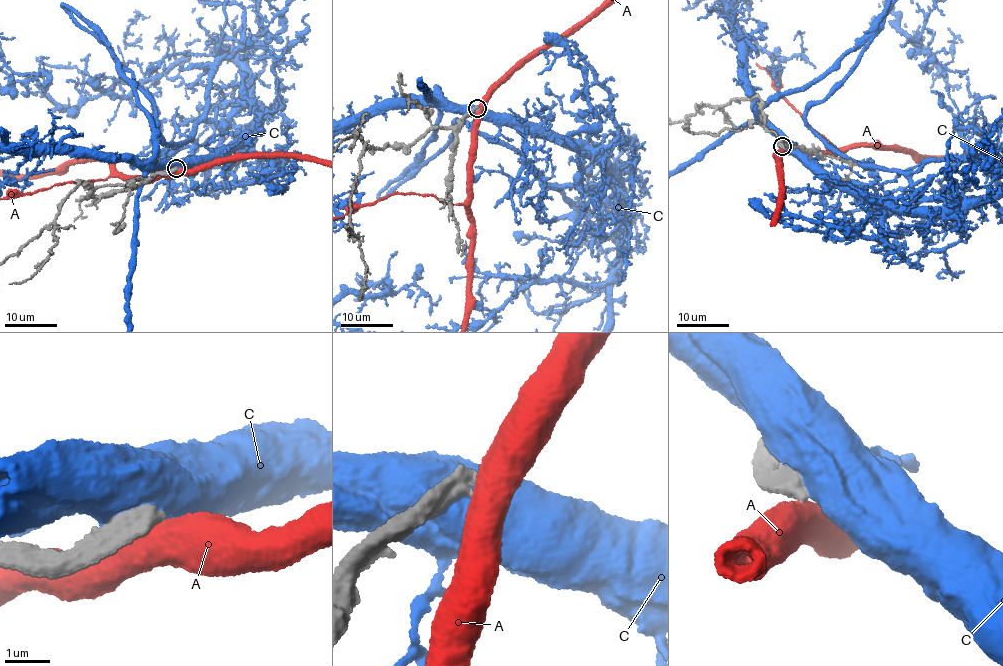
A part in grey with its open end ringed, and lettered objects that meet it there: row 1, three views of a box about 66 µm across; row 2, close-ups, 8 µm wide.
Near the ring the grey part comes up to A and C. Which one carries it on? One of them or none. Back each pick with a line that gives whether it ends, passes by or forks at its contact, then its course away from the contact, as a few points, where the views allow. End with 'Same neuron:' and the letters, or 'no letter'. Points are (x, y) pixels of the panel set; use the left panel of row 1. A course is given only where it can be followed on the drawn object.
Same neuron: no letter

